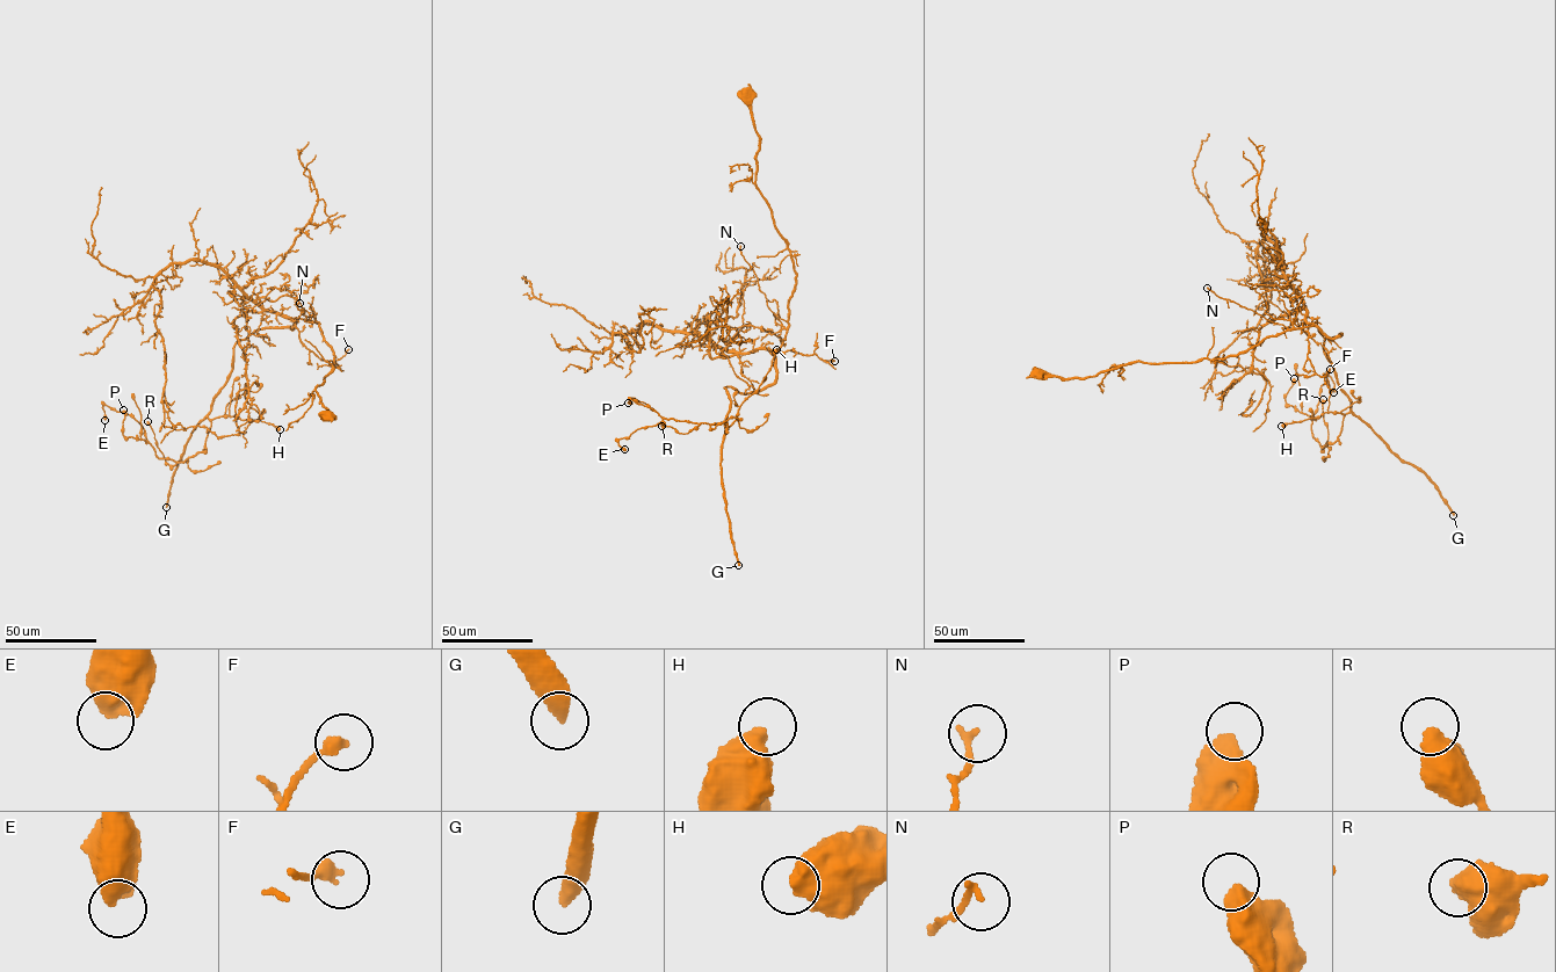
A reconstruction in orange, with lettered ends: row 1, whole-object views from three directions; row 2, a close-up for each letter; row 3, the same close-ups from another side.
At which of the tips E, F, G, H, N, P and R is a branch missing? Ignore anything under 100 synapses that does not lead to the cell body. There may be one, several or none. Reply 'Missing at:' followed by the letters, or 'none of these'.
Missing at: G

